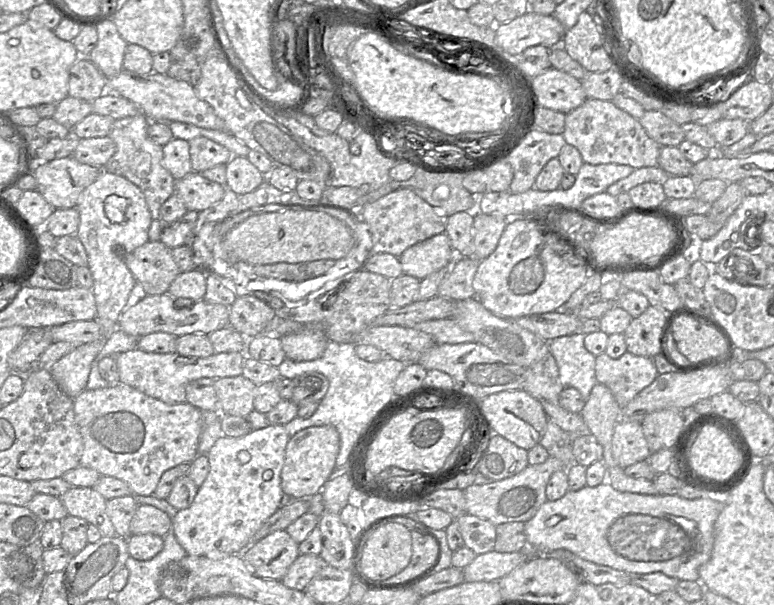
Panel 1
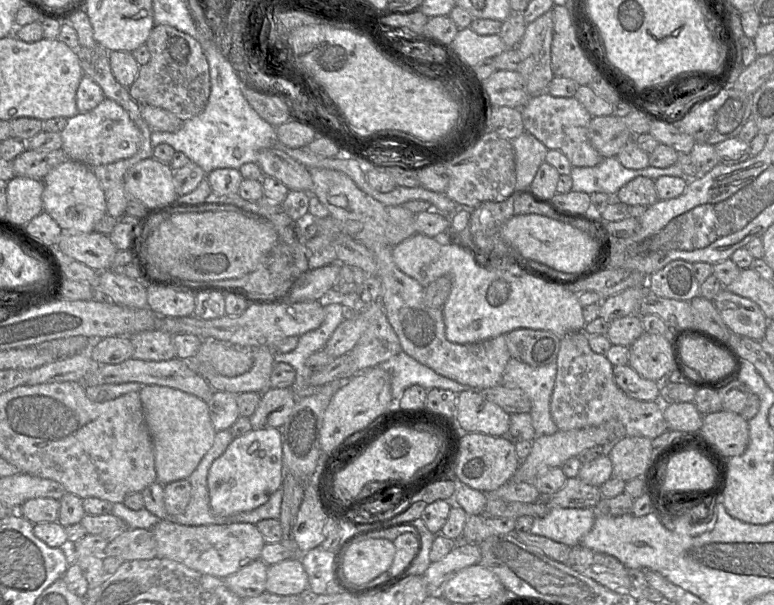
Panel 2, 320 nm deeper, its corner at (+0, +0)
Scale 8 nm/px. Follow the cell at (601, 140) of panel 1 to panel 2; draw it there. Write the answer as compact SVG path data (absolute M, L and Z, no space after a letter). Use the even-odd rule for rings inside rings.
M545 91L532 96L520 110L525 131L534 135L547 149L561 151L572 167L593 167L604 159L589 140L592 116L575 97L554 97Z

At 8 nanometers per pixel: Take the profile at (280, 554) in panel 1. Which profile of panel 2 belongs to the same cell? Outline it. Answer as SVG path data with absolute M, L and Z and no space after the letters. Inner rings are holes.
M165 519L160 520L151 531L157 544L156 557L182 563L190 569L221 579L260 559L265 545L262 534L256 525L251 523L186 526Z

